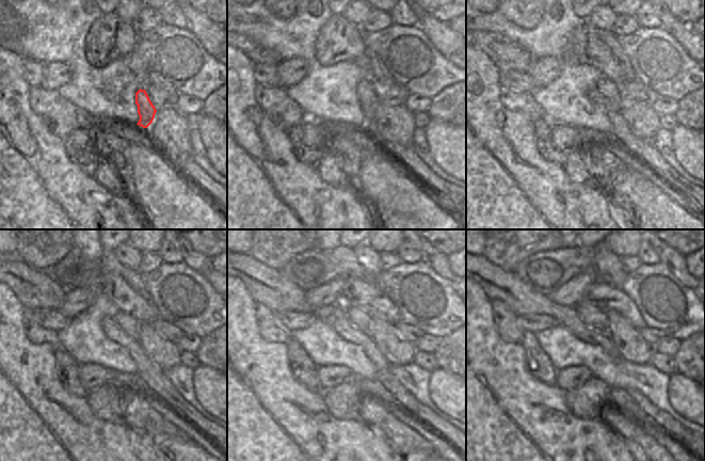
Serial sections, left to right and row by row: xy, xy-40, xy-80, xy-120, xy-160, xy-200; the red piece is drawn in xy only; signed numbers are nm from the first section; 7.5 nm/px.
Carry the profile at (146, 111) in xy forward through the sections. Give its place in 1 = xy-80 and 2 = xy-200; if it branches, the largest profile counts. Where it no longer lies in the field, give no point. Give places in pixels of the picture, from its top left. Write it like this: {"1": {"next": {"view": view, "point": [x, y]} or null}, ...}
{"1": {"next": {"view": "xy-80", "point": [608, 89]}}, "2": {"next": {"view": "xy-200", "point": [593, 317]}}}

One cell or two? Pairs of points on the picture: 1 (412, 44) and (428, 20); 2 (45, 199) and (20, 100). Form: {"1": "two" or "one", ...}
{"1": "two", "2": "one"}

